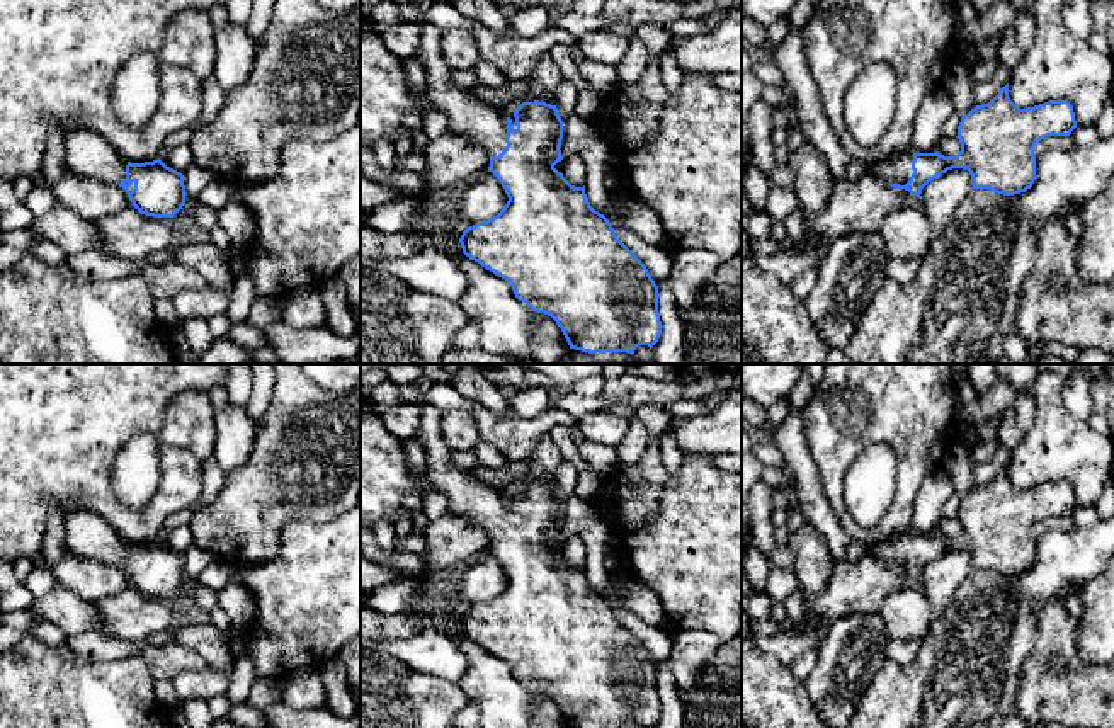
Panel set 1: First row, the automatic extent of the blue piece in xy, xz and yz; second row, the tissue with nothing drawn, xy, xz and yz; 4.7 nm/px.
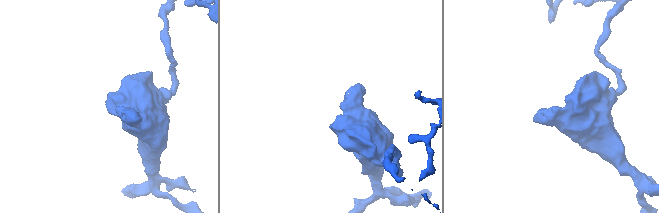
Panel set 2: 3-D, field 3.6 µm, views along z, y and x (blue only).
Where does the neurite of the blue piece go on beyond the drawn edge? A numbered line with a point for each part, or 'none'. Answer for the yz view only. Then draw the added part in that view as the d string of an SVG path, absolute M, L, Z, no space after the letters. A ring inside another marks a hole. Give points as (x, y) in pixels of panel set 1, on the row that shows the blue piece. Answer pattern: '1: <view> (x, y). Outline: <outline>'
1: yz (897, 169). Outline: M913 151L898 153L884 160L867 163L867 172L889 185L905 185L913 173L912 162Z

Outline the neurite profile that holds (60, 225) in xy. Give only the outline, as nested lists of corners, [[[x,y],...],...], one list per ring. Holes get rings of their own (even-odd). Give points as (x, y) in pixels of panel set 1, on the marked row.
[[[61,204],[43,216],[32,218],[27,228],[56,243],[68,255],[99,250],[102,245],[95,225]]]

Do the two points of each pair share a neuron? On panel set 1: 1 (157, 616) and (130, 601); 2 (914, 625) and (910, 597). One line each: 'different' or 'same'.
1: same
2: same

